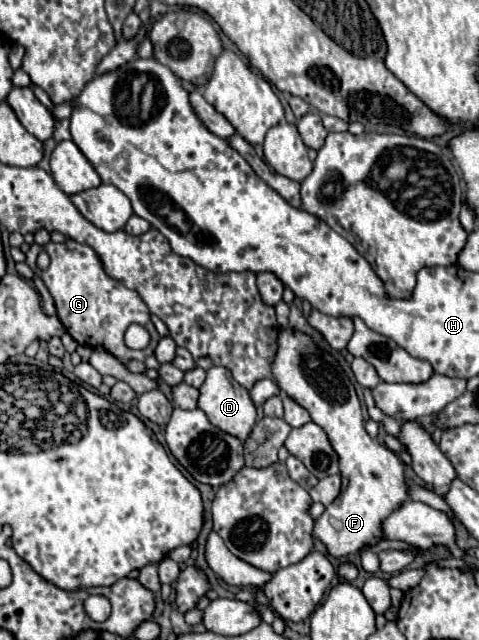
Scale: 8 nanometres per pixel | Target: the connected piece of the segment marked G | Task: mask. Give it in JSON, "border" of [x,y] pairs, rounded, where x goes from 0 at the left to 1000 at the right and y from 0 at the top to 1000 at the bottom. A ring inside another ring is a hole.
{"border":[[[136,373],[132,380],[111,380],[102,377],[98,383],[77,383],[69,380],[65,389],[52,395],[52,411],[69,420],[73,430],[81,430],[98,448],[98,455],[106,458],[115,480],[119,480],[119,495],[127,498],[127,505],[136,508],[140,520],[169,539],[186,539],[186,542],[219,542],[232,555],[240,555],[253,567],[265,567],[269,561],[290,561],[299,564],[303,558],[319,555],[328,533],[336,530],[332,520],[324,517],[315,498],[311,498],[311,486],[307,477],[290,467],[290,461],[265,448],[257,448],[257,442],[232,436],[219,423],[215,414],[203,402],[203,395],[173,380],[161,380],[152,373]],[[81,392],[98,392],[98,398],[106,402],[106,414],[86,423],[77,417],[77,398]],[[273,505],[290,505],[294,511],[303,511],[315,523],[311,539],[303,542],[303,548],[282,548],[269,545],[257,533],[257,523],[265,517],[265,511]]]}

